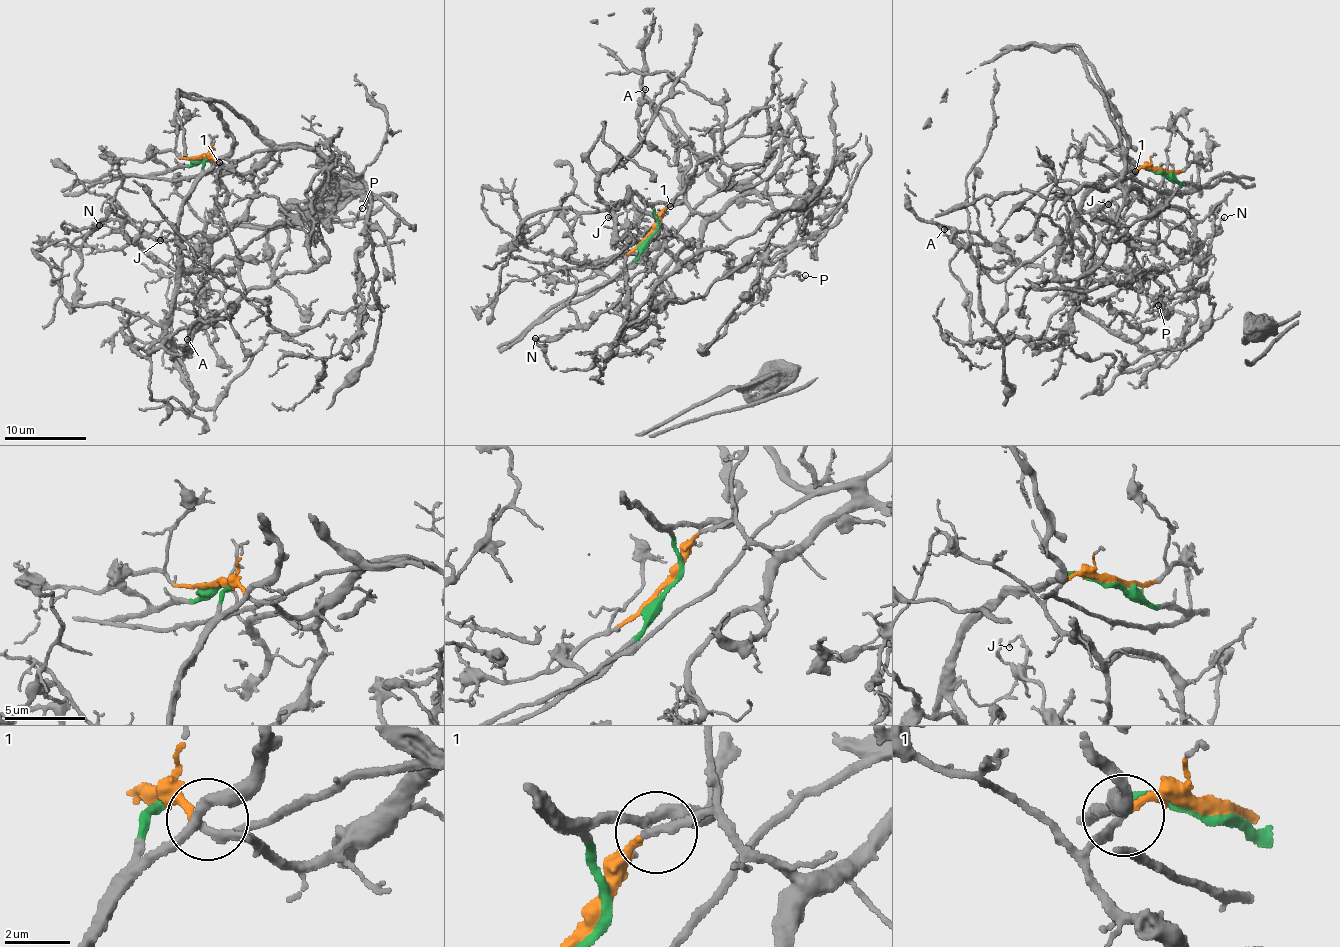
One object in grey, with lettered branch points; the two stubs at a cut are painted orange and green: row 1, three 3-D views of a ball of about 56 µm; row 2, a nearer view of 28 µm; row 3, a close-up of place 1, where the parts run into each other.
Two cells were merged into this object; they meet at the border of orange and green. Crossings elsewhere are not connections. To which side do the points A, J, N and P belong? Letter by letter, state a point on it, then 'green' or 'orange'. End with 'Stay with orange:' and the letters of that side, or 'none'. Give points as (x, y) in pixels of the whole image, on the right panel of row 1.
A: at (944, 229); green
J: at (1108, 204); orange
N: at (1224, 217); green
P: at (1158, 305); orange
Stay with orange: J, P

